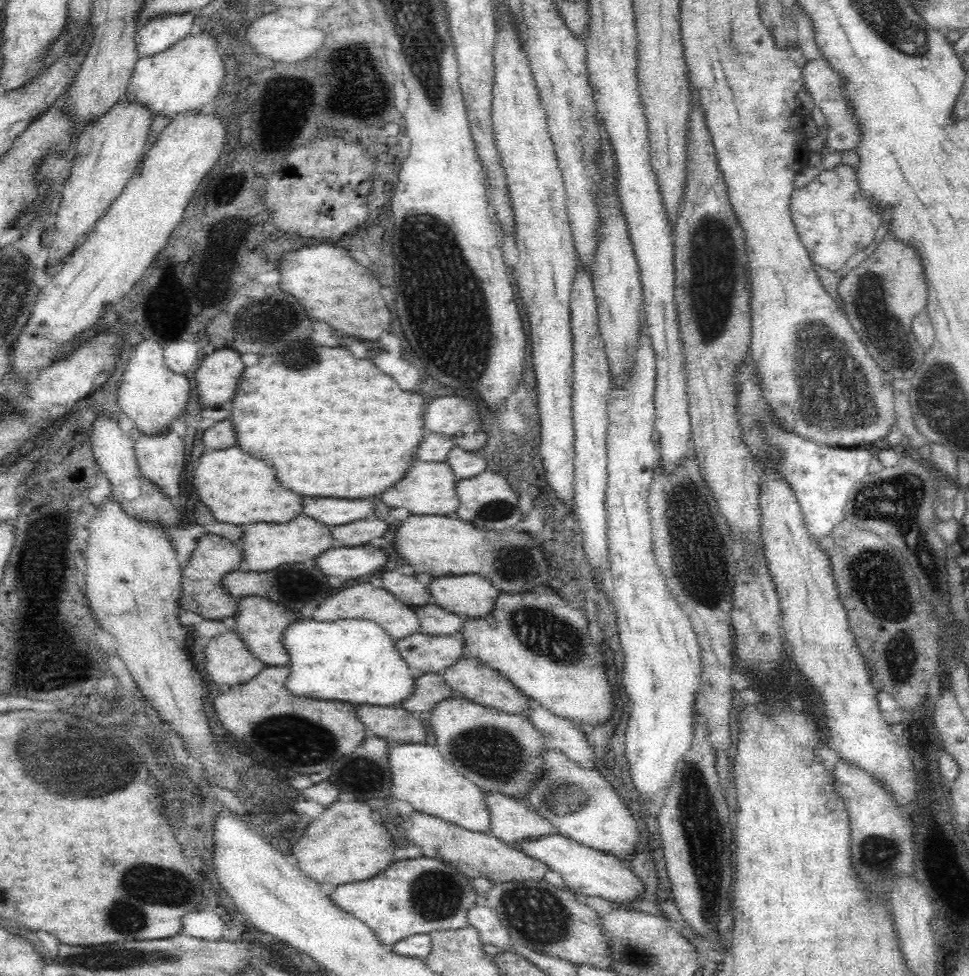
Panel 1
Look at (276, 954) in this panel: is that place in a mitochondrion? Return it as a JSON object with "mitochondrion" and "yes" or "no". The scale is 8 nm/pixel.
{"mitochondrion":"no"}

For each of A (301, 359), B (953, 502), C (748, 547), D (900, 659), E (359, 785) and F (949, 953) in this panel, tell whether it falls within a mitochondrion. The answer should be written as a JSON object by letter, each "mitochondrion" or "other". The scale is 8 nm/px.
{"A":"mitochondrion","B":"other","C":"other","D":"mitochondrion","E":"other","F":"other"}

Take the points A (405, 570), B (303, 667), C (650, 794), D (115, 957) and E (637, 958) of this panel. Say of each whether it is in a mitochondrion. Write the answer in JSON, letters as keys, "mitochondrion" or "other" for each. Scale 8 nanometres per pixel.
{"A":"other","B":"other","C":"other","D":"mitochondrion","E":"mitochondrion"}

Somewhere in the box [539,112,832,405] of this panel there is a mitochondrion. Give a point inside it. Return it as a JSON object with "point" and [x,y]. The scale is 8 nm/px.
{"point":[712,249]}

